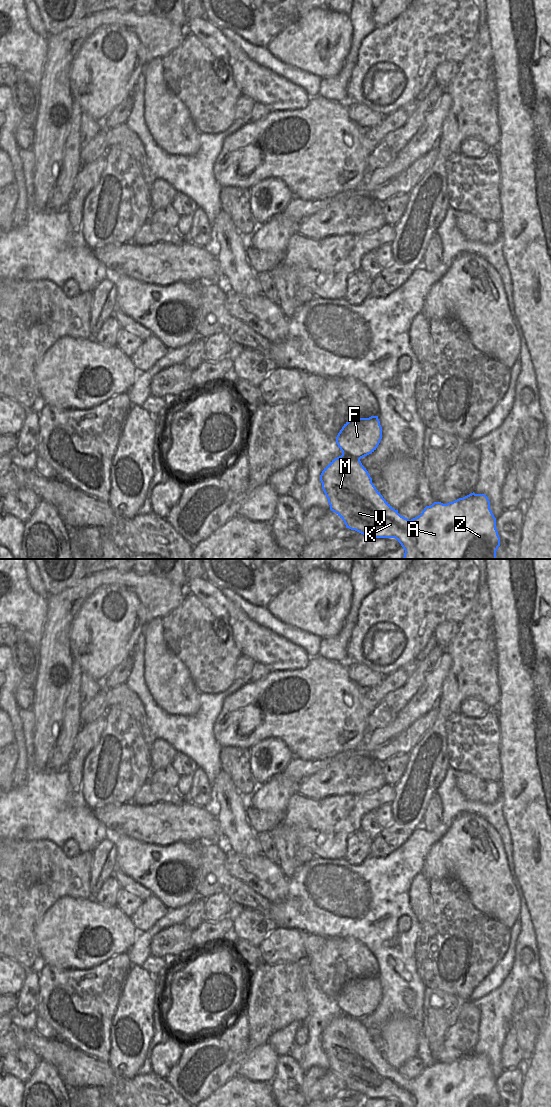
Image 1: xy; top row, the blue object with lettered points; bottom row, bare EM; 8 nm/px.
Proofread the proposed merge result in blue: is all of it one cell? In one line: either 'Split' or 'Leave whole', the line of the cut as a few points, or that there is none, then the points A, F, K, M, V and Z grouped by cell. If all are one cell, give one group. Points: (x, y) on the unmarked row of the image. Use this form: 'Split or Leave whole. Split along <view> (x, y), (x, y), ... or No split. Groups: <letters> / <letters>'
Leave whole. No split. Groups: A F K M V Z

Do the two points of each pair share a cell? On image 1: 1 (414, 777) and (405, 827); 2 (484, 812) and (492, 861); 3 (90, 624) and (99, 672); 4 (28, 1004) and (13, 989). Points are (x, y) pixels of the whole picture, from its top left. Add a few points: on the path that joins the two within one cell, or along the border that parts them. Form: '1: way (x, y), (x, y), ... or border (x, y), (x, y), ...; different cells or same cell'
1: way (414, 789), (407, 815); same cell
2: border (464, 812), (483, 817), (501, 839); different cells
3: way (98, 636), (98, 660); same cell
4: border (26, 971), (21, 988), (15, 995); different cells

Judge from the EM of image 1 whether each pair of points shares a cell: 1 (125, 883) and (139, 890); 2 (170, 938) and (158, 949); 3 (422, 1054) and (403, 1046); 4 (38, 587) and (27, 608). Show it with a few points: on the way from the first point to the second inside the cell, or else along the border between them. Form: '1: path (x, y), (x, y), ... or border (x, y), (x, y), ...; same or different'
1: path (128, 884), (136, 889); same
2: path (167, 941), (161, 946); same
3: border (421, 1033), (415, 1057); different
4: border (25, 571), (28, 584), (39, 595), (47, 598); different

